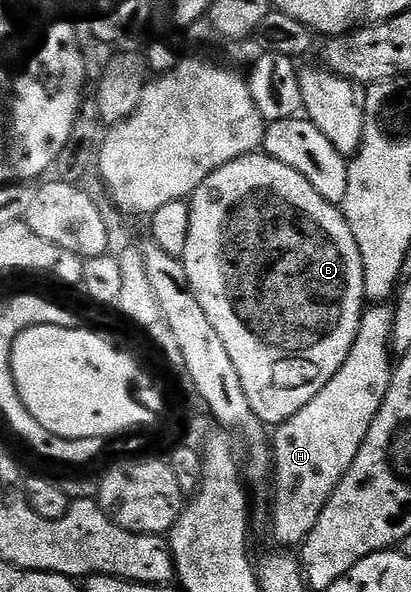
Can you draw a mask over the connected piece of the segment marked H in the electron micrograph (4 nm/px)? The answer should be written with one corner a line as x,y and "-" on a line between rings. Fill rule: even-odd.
371,303
364,308
357,339
343,366
317,391
317,395
297,415
293,415
273,433
273,486
275,502
271,505
271,533
276,546
302,546
309,531
321,519
333,491
345,471
357,459
381,403
391,386
393,372
393,319
395,310
387,303

